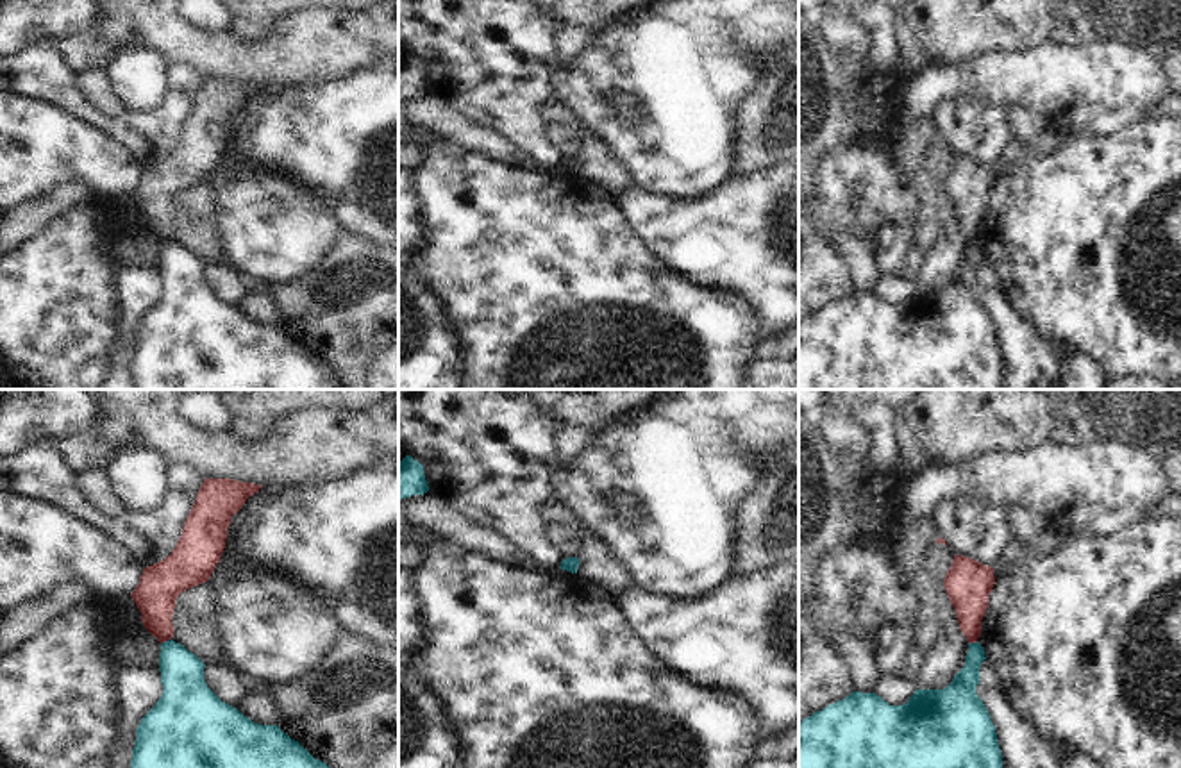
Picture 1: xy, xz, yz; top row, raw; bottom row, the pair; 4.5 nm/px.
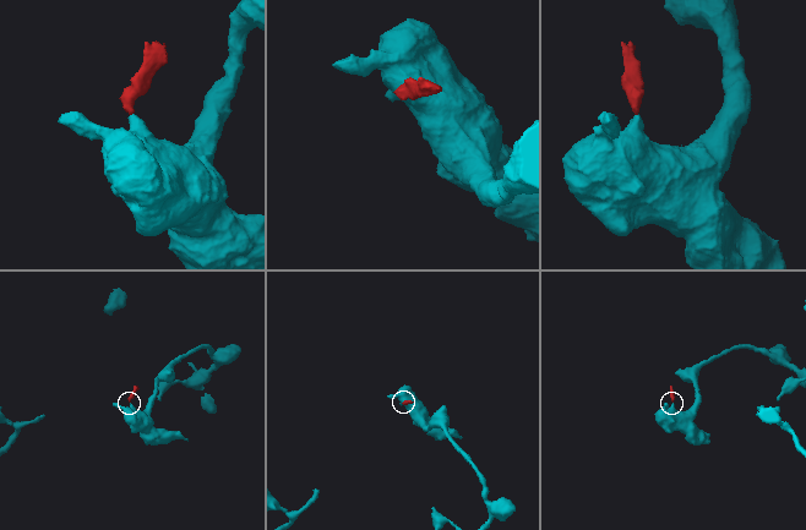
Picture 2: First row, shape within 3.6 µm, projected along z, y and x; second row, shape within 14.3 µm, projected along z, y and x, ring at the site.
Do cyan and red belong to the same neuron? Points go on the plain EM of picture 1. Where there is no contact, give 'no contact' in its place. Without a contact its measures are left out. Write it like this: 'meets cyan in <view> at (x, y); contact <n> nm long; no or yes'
meets cyan in xy at (165, 242); contact 50 nm long; no

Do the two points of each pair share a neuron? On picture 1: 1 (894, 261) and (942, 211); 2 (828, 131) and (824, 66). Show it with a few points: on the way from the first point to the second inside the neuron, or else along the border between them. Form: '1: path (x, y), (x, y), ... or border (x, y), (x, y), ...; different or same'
1: border (912, 222), (917, 245); different
2: path (824, 115), (824, 83); same

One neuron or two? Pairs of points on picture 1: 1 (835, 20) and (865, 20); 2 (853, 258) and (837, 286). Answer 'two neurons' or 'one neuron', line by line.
1: two neurons
2: two neurons

